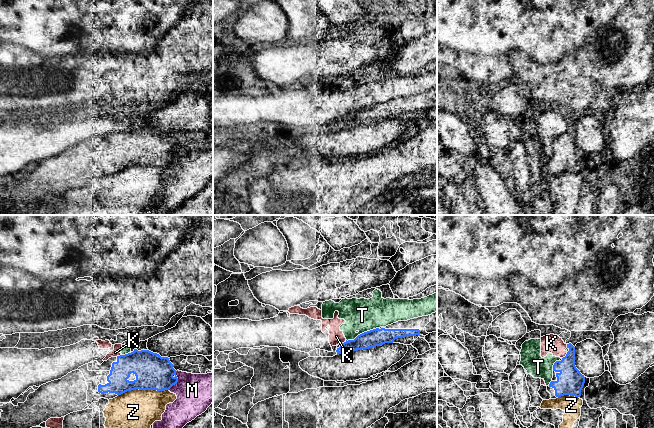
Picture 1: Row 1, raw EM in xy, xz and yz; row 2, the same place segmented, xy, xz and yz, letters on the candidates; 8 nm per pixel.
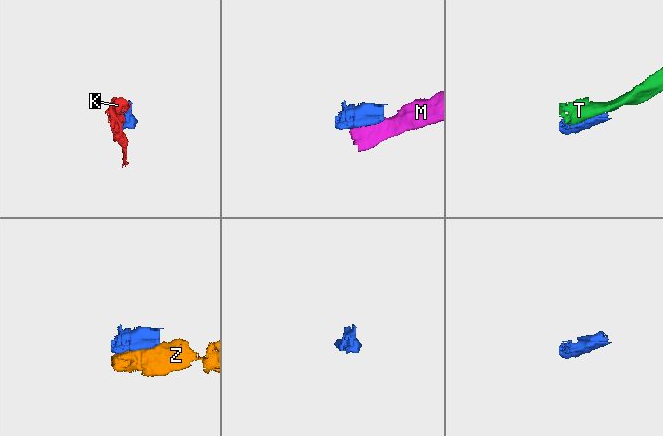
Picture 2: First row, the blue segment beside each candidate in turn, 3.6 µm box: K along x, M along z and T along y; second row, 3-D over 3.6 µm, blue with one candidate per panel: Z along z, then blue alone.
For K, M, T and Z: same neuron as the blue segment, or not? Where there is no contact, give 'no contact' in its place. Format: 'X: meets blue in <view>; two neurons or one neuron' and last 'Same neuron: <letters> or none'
K: meets blue in xz; two neurons
M: meets blue in xy; two neurons
T: meets blue in xz; two neurons
Z: meets blue in xy; two neurons
Same neuron: none

